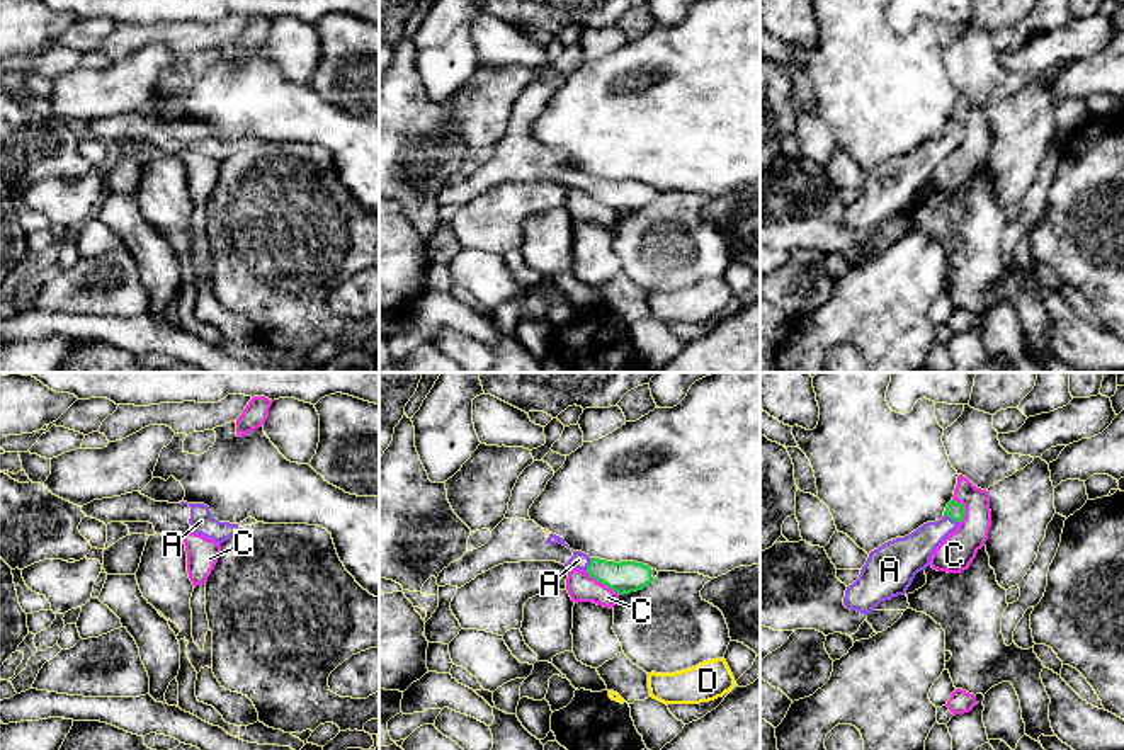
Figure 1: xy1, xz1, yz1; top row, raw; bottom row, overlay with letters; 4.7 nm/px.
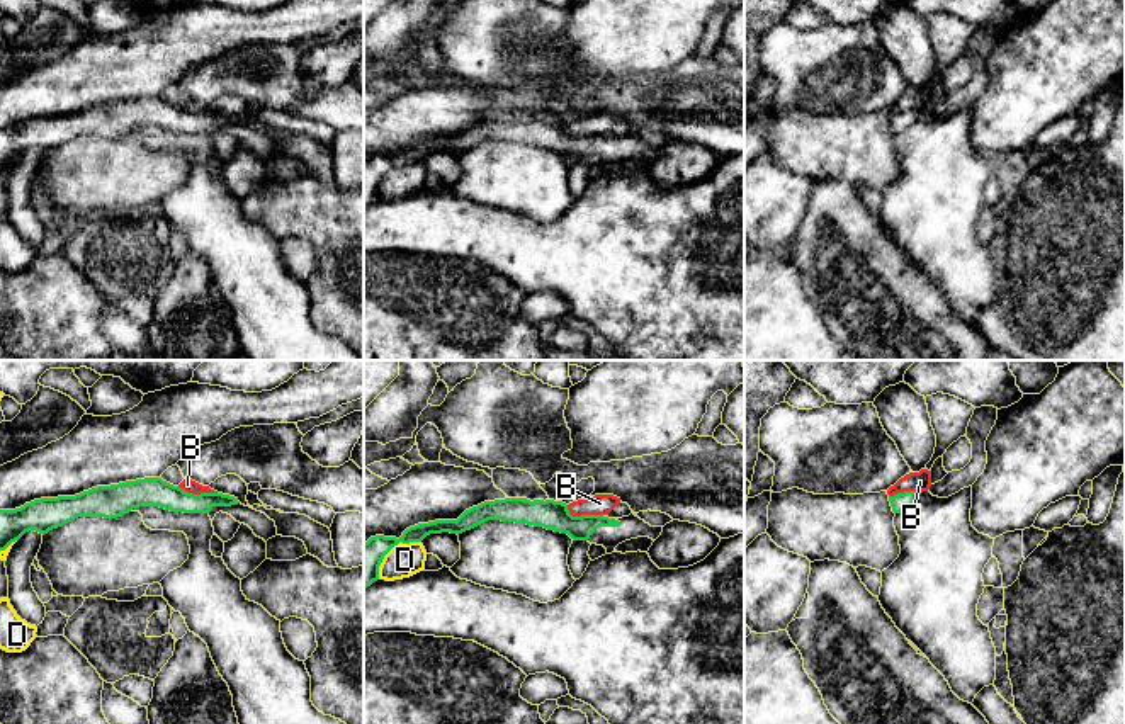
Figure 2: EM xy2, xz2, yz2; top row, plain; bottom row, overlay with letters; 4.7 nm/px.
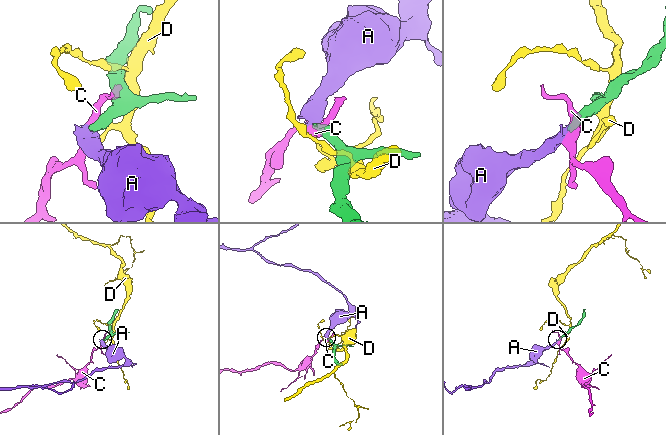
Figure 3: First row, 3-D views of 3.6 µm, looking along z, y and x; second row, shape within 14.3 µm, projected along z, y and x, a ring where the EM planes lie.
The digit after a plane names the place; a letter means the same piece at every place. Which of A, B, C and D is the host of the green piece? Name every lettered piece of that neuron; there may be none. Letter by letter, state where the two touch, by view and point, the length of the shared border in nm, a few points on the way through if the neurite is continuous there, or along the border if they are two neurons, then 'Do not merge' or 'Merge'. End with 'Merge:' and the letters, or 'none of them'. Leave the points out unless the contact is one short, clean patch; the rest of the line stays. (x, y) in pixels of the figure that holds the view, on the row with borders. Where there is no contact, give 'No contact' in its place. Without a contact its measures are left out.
A: Touches green at yz1 (953, 519). Shared border 90 nm. Path across: yz1 (956, 511), (953, 519), (932, 533), (912, 553). Merge
B: Touches green at xz2 (583, 515). Shared border 180 nm. Boundary: xz2 (566, 505), (573, 515), (602, 515). Do not merge
C: Touches green at xz1 (602, 582). Shared border 200 nm. Boundary: xz1 (585, 572), (619, 594). Do not merge
D: Touches green at xz2 (391, 548). Shared border 260 nm. Do not merge
Merge: A

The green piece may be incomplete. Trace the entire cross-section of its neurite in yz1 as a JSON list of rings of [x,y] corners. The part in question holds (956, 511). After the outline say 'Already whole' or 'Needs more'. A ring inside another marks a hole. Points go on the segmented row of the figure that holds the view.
[[[951,500],[940,520],[871,551],[859,578],[847,587],[843,605],[867,616],[881,602],[905,595],[915,575],[930,566],[937,546],[959,527],[964,515],[964,505]]]. Needs more

